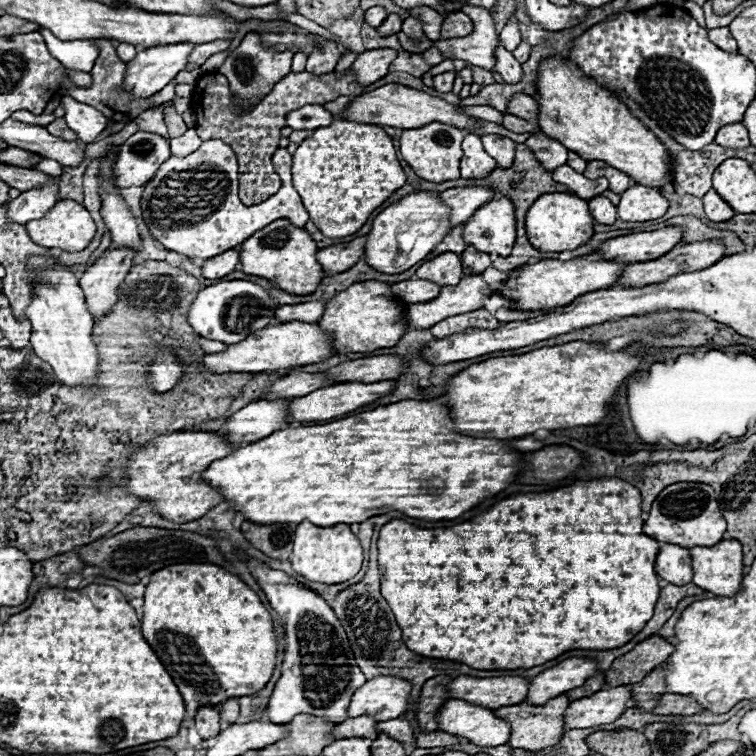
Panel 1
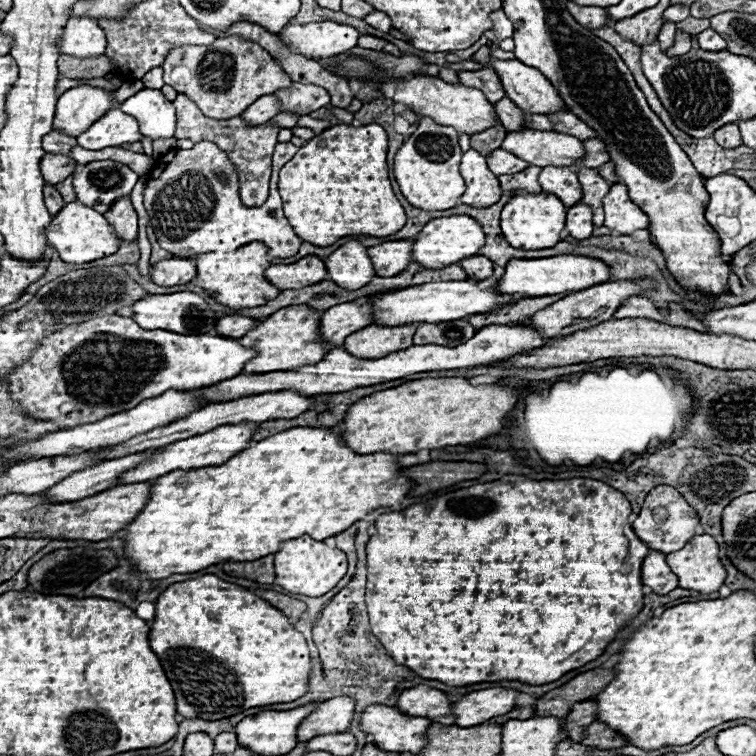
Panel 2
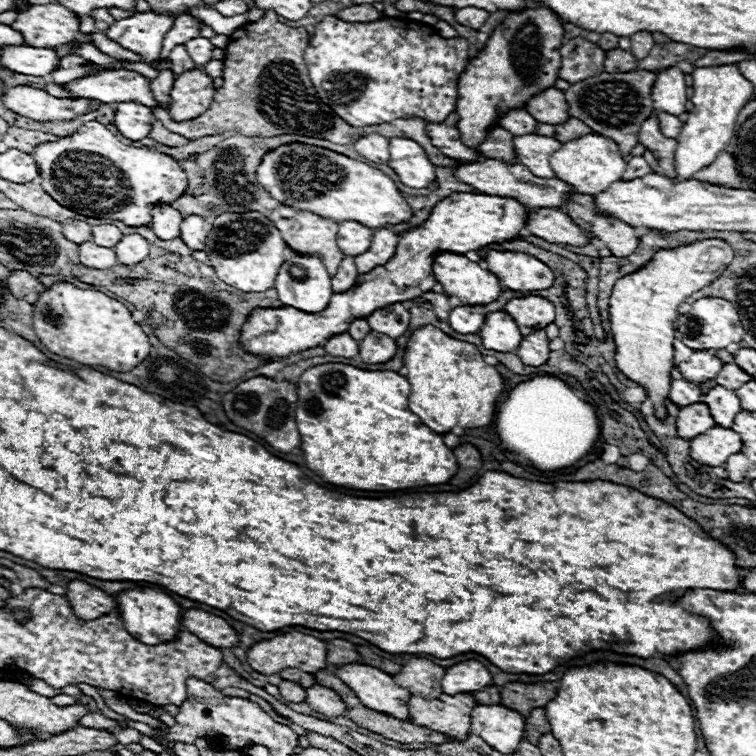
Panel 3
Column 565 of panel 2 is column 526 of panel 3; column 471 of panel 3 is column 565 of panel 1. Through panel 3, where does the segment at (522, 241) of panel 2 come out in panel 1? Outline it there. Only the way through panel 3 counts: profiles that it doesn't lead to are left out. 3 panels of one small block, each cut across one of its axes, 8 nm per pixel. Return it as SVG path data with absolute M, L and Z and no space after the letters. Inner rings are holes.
M544 194L526 214L526 232L530 244L540 252L564 252L576 250L586 244L594 234L594 220L588 212L588 200L580 200L572 194Z

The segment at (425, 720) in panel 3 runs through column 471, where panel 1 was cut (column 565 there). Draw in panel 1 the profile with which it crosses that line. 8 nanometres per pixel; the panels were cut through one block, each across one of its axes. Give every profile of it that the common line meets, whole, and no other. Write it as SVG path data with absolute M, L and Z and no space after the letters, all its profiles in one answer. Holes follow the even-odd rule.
M556 696L544 706L532 704L516 704L504 706L496 710L496 716L504 718L512 726L510 746L536 750L536 748L550 748L552 744L560 742L564 734L564 712L568 708L568 698Z

